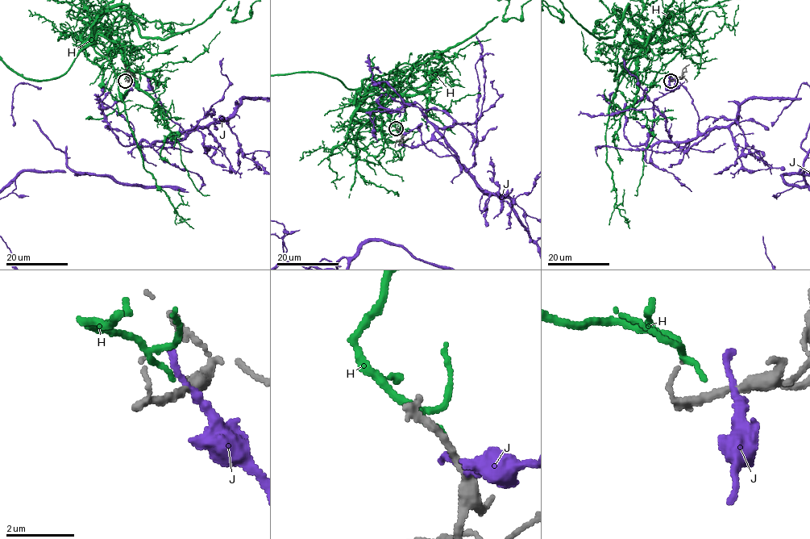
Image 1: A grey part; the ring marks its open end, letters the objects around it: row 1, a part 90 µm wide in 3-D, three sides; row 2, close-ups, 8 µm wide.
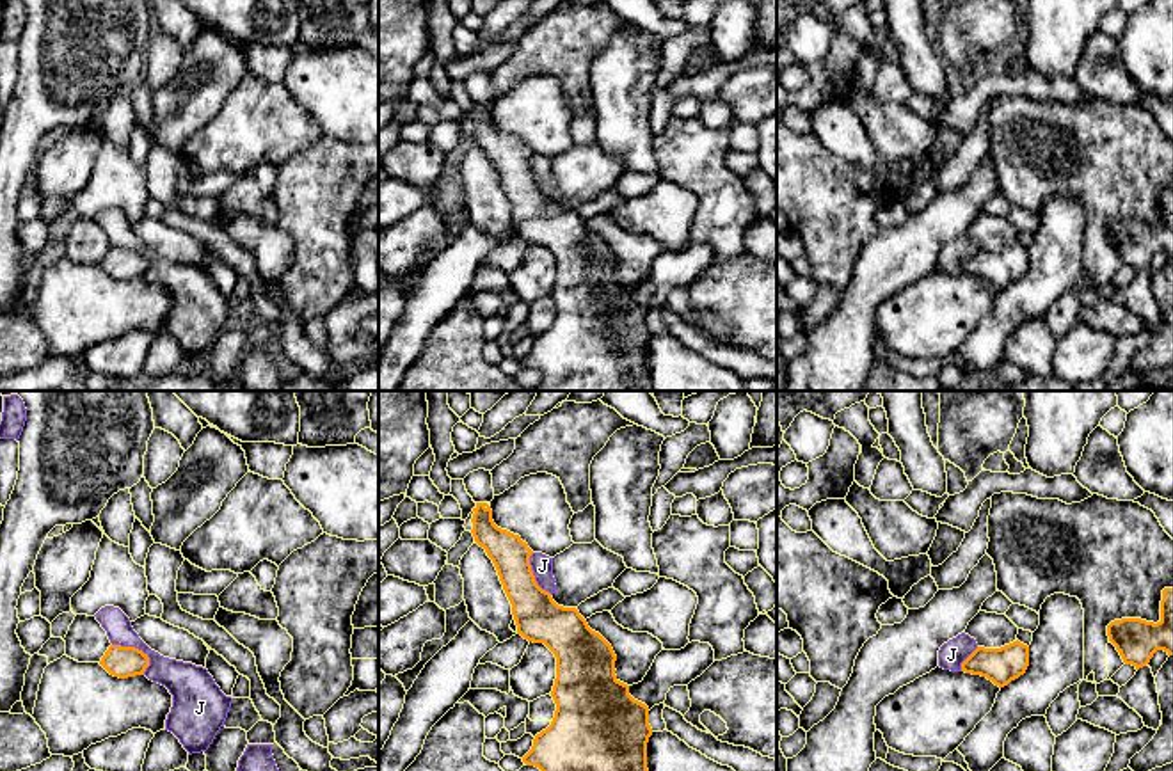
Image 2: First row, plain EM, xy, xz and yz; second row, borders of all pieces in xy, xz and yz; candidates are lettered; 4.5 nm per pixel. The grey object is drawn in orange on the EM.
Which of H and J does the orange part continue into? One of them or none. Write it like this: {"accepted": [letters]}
{"accepted": []}

